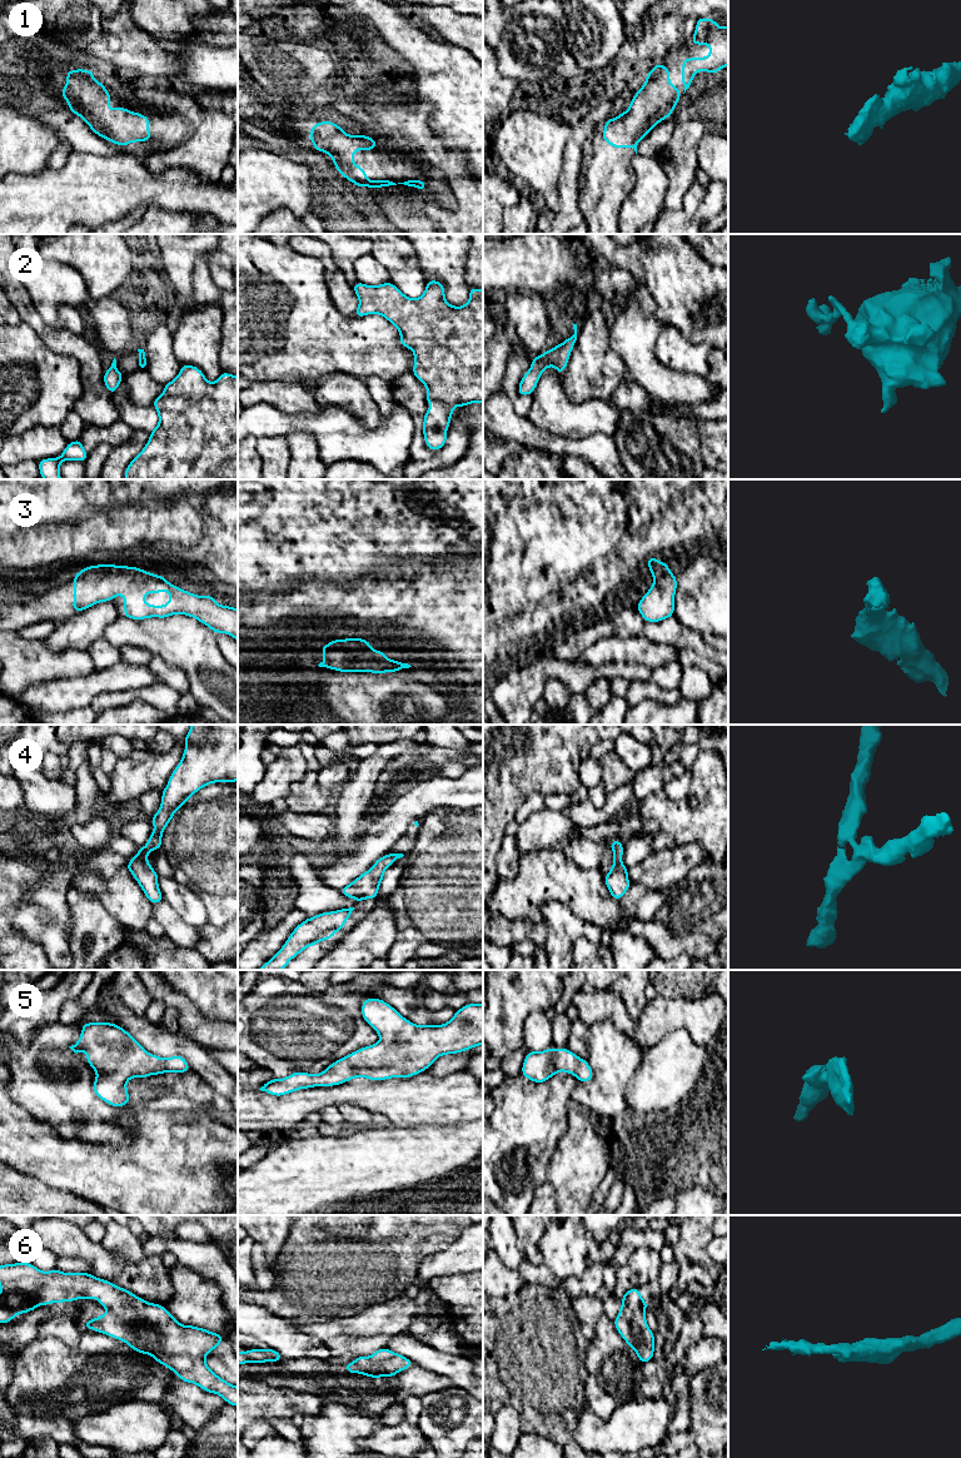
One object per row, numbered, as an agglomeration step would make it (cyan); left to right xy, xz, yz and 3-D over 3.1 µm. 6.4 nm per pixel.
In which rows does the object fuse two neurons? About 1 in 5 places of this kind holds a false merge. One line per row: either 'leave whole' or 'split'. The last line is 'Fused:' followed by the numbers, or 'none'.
1: leave whole
2: leave whole
3: leave whole
4: leave whole
5: leave whole
6: leave whole
Fused: none

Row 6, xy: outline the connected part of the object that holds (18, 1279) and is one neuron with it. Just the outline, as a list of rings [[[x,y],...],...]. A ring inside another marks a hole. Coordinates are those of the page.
[[[31,1263],[0,1265],[0,1324],[14,1320],[18,1314],[33,1312],[39,1305],[51,1303],[99,1299],[100,1307],[109,1312],[84,1323],[91,1329],[126,1343],[138,1353],[153,1357],[158,1363],[174,1372],[180,1380],[193,1383],[208,1393],[220,1395],[228,1404],[238,1407],[238,1387],[216,1375],[206,1364],[205,1355],[224,1339],[221,1334],[180,1324],[165,1307],[149,1303],[125,1288],[90,1273],[63,1273],[56,1268],[49,1272],[38,1269]]]

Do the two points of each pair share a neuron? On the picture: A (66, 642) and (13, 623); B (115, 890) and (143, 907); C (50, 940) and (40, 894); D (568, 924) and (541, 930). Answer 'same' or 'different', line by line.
A: different
B: same
C: same
D: different

